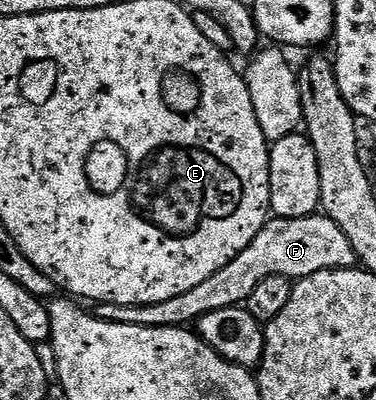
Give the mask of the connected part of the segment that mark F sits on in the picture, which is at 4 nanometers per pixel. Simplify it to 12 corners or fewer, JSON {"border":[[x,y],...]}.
{"border":[[324,215],[274,216],[227,267],[154,305],[92,306],[124,325],[189,327],[271,275],[352,269]]}

